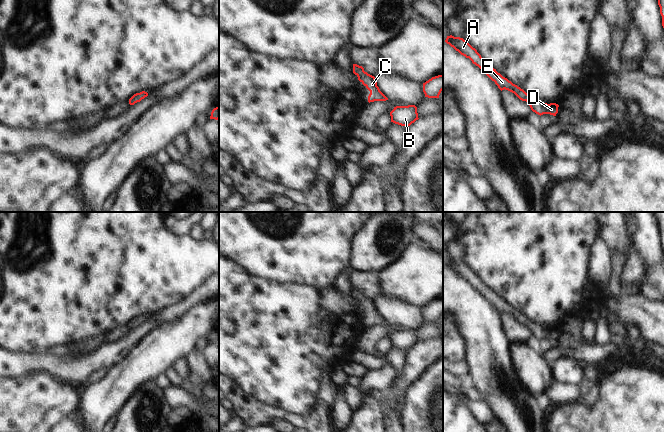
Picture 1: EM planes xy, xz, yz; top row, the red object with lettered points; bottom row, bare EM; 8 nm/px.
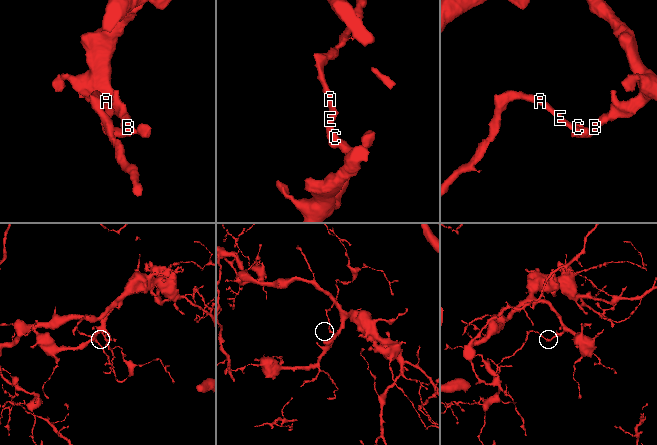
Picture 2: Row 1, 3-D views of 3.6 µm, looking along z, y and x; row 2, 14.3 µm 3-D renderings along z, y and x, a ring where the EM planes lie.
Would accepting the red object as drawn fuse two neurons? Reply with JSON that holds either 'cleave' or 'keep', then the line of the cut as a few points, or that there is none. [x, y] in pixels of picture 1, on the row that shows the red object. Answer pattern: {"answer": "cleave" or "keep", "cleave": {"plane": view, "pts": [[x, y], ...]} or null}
{"answer": "keep", "cleave": null}

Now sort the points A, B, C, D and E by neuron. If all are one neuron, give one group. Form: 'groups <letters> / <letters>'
groups A B C D E

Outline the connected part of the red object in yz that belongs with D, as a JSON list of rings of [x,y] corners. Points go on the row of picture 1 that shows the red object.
[[[452,35],[447,36],[445,42],[458,51],[461,55],[469,58],[473,64],[478,66],[495,84],[498,88],[502,90],[508,90],[514,93],[520,100],[526,101],[531,110],[538,115],[550,114],[556,116],[558,113],[559,105],[556,103],[544,103],[530,97],[523,89],[513,84],[507,78],[503,77],[500,73],[496,71],[491,65],[489,65],[473,48],[468,42],[463,38],[454,37]]]

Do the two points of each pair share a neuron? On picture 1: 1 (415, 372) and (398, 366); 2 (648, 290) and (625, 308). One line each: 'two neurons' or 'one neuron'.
1: two neurons
2: two neurons

